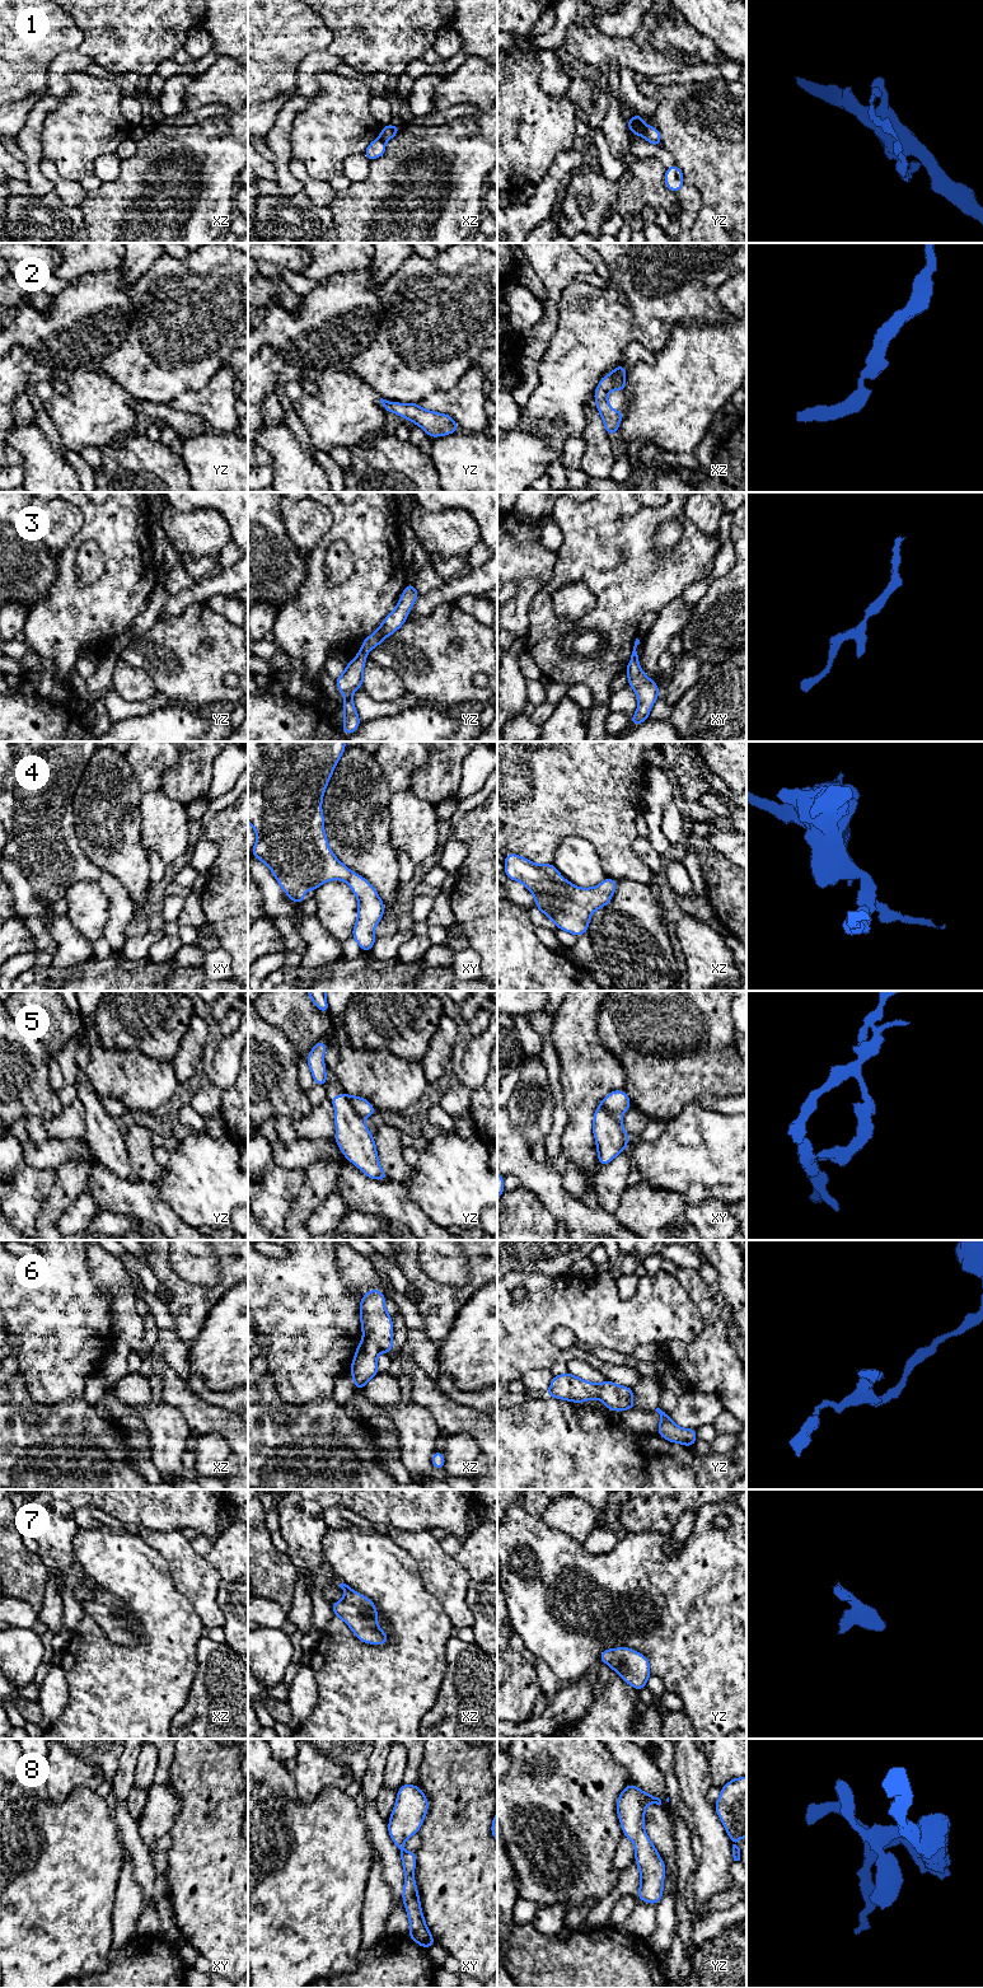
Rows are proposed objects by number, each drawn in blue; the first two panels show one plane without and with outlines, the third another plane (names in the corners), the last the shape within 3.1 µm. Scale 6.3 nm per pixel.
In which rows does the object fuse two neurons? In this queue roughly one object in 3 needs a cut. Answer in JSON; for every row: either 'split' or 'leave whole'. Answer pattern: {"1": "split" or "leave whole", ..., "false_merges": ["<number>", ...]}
{"1": "split", "2": "leave whole", "3": "leave whole", "4": "leave whole", "5": "split", "6": "split", "7": "leave whole", "8": "leave whole", "false_merges": ["1", "5", "6"]}

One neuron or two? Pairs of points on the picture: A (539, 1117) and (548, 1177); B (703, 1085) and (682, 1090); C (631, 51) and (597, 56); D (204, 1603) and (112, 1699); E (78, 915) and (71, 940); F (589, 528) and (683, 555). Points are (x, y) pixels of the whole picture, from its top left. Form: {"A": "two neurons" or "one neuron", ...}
{"A": "two neurons", "B": "one neuron", "C": "one neuron", "D": "two neurons", "E": "two neurons", "F": "one neuron"}

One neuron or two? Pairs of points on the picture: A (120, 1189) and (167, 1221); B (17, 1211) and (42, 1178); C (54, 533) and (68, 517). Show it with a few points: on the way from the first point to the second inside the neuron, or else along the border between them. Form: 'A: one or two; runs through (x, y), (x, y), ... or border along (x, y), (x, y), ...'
A: one; runs through (131, 1197), (137, 1197), (155, 1215)
B: one; runs through (19, 1203), (34, 1186)
C: one; runs through (56, 529), (64, 520)

